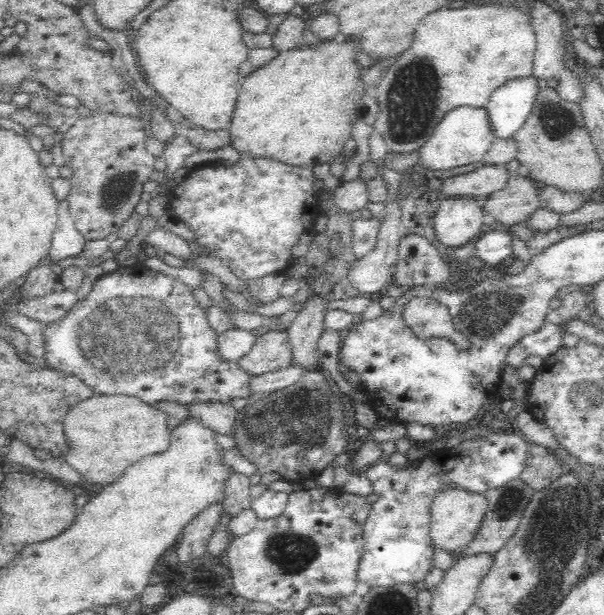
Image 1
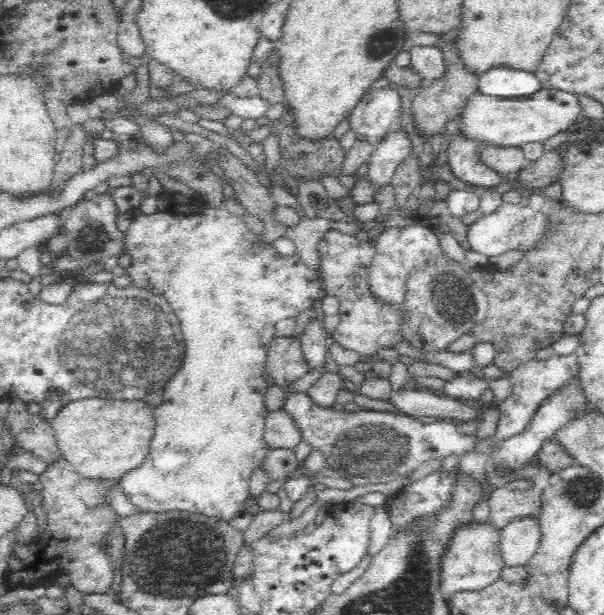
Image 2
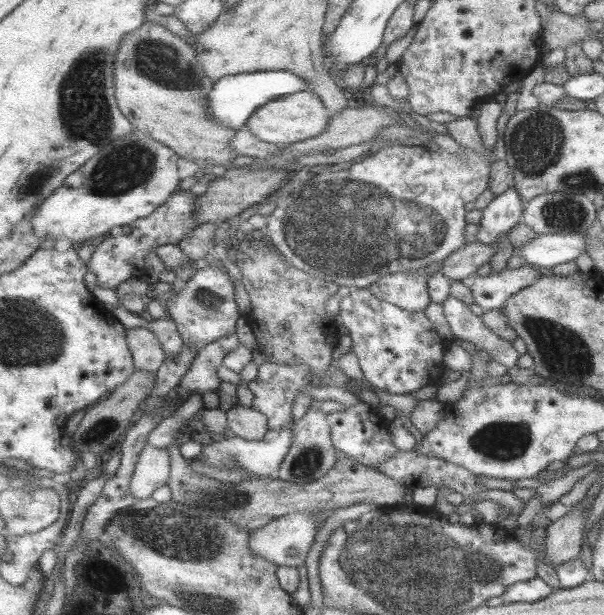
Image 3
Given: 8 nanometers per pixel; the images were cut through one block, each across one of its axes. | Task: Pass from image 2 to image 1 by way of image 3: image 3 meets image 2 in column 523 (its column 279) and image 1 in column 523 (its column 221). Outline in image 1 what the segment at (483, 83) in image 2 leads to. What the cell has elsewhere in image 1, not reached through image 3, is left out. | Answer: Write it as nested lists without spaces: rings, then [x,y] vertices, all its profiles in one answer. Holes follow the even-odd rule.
[[[538,79],[512,80],[492,93],[485,106],[487,125],[495,138],[508,139],[523,125],[531,109]]]

